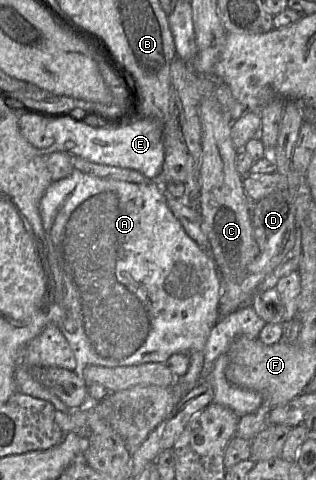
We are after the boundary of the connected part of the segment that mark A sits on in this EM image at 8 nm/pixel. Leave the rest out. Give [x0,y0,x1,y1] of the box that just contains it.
[39,169,221,393]

